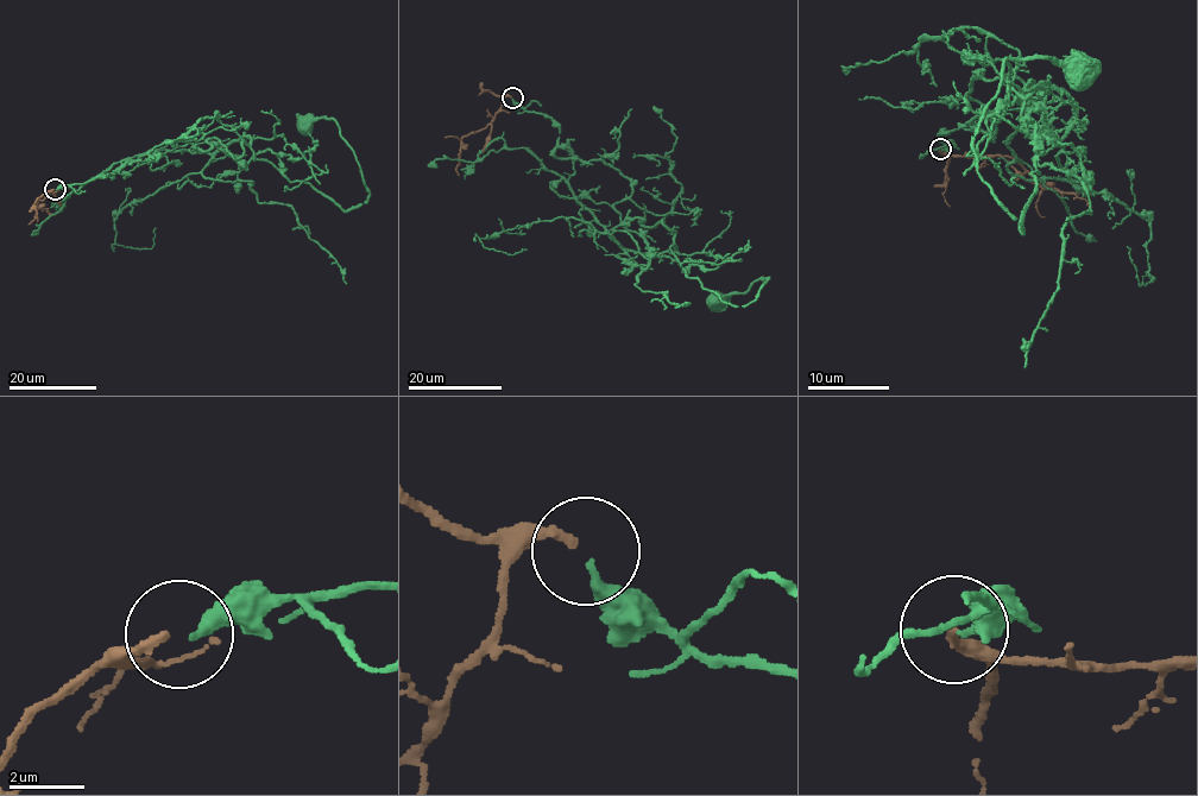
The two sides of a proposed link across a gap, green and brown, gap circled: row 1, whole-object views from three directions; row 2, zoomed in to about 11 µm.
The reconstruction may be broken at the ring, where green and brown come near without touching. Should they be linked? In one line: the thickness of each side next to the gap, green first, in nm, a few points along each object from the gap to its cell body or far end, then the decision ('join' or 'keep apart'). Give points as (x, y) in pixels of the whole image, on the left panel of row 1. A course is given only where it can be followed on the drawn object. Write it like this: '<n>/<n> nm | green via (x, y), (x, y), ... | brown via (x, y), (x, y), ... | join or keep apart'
240/240 nm | green via (56, 190), (142, 155), (248, 137), (254, 159), (345, 210), (365, 203), (339, 125), (306, 124) | brown via (54, 190), (46, 190), (36, 206), (55, 214) | keep apart

